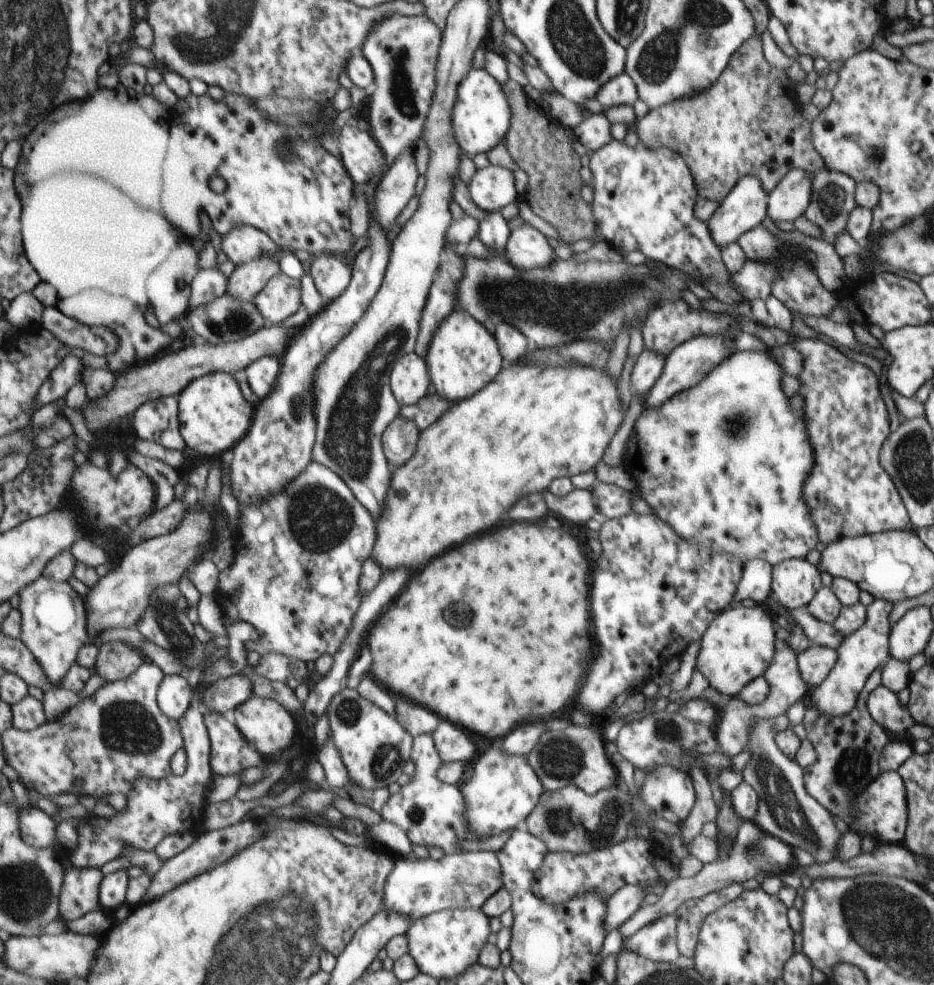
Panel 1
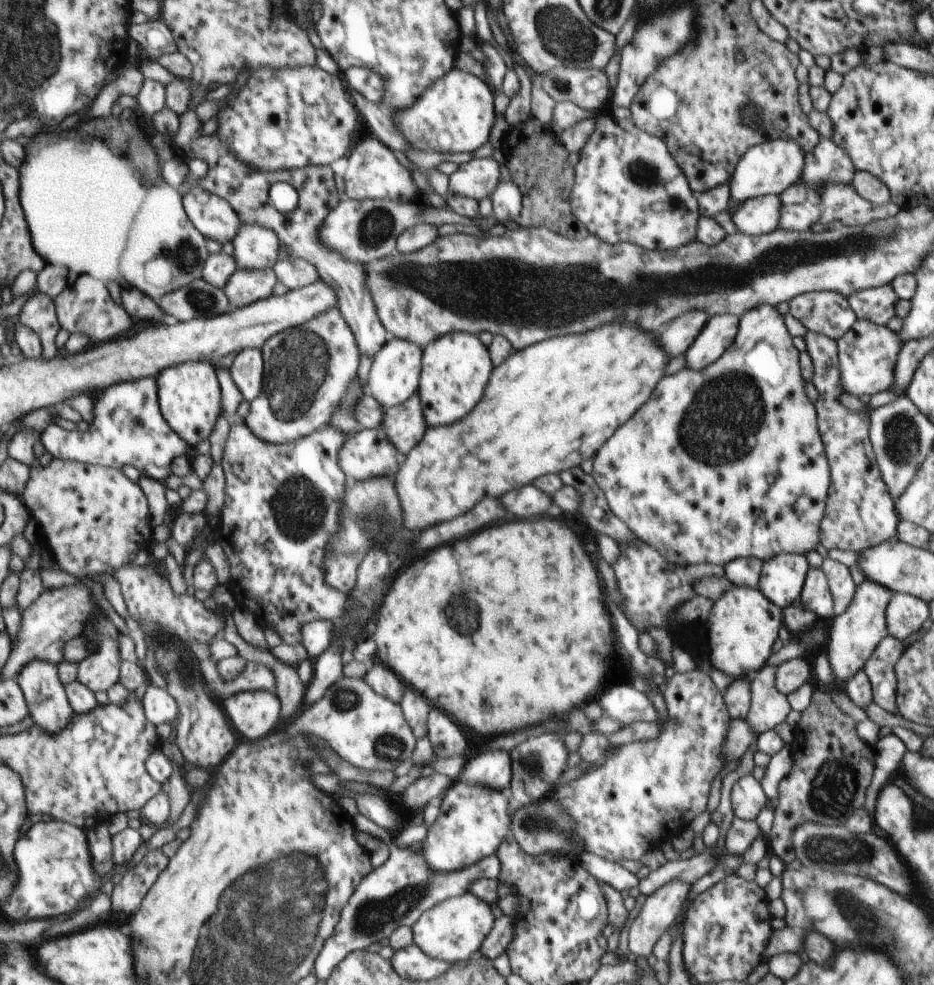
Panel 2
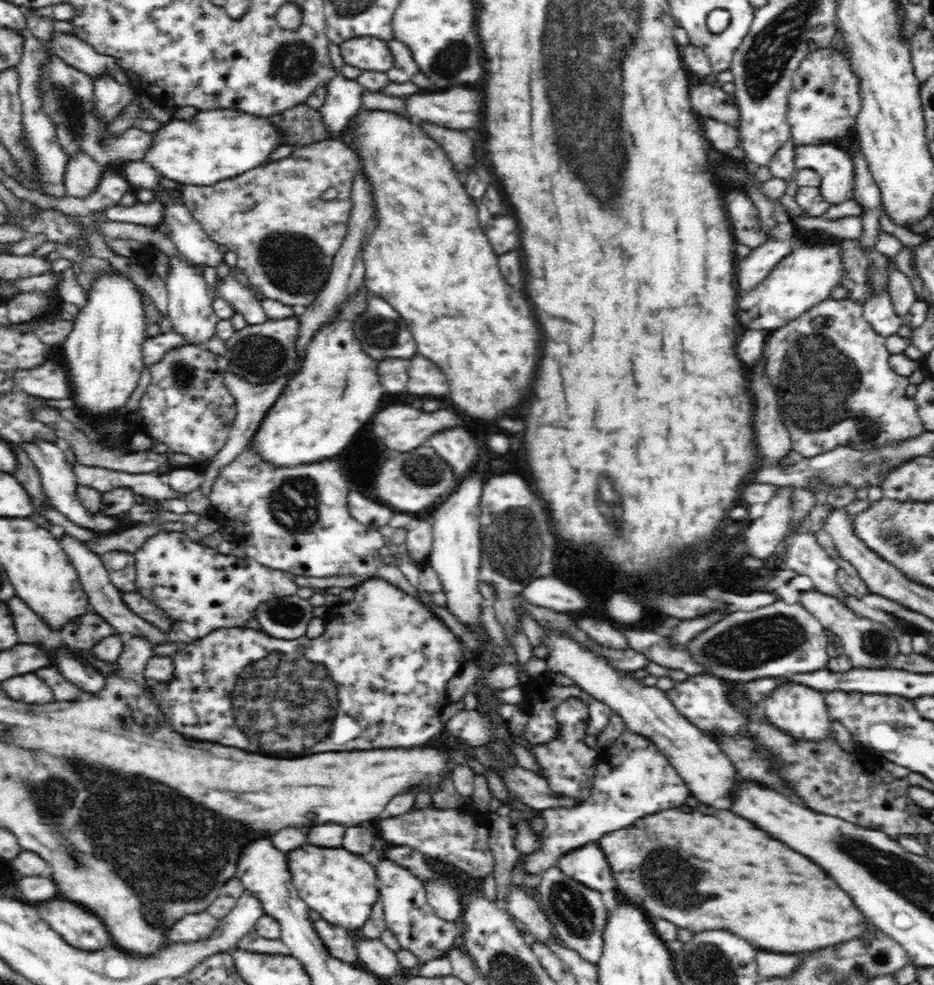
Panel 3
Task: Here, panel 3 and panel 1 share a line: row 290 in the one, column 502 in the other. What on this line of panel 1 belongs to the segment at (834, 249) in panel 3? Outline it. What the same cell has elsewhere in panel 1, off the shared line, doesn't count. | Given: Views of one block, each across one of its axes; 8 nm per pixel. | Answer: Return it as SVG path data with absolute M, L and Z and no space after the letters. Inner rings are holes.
M496 746L496 748L490 748L488 752L484 752L470 767L473 769L473 773L468 775L460 787L467 804L468 826L476 834L476 838L488 839L510 829L515 830L522 827L530 812L538 805L540 794L545 792L542 790L542 780L539 779L538 772L528 763L527 756L508 756L506 752L500 750L499 746Z

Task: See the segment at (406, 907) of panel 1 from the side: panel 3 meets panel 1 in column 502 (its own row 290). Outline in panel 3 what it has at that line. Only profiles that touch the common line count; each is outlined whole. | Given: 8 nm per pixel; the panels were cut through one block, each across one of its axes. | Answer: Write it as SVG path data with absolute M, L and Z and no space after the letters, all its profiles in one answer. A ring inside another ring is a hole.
M874 287L873 289L872 296L863 300L862 315L880 336L897 334L900 326L903 325L903 319L893 308L889 290L886 287L878 287L878 290Z

